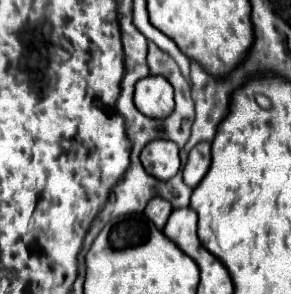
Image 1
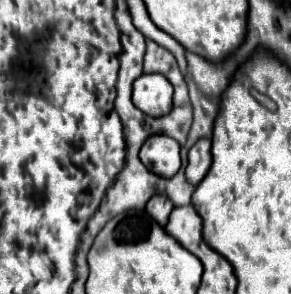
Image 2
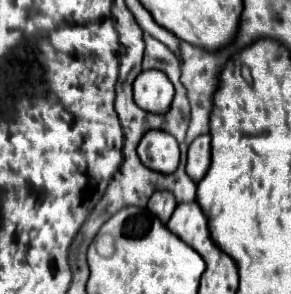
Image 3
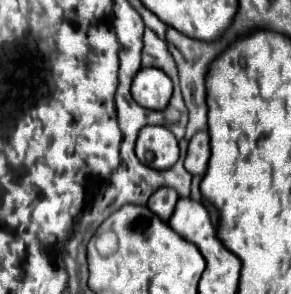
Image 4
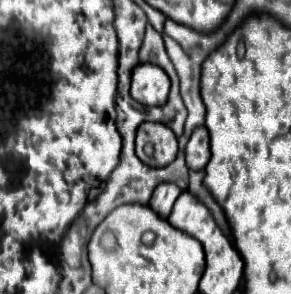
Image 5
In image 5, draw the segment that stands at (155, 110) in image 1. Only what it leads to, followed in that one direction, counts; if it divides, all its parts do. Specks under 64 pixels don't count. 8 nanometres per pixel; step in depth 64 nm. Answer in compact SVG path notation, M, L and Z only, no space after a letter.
M138 62L132 70L132 98L144 106L162 106L170 92L168 74L150 62Z

